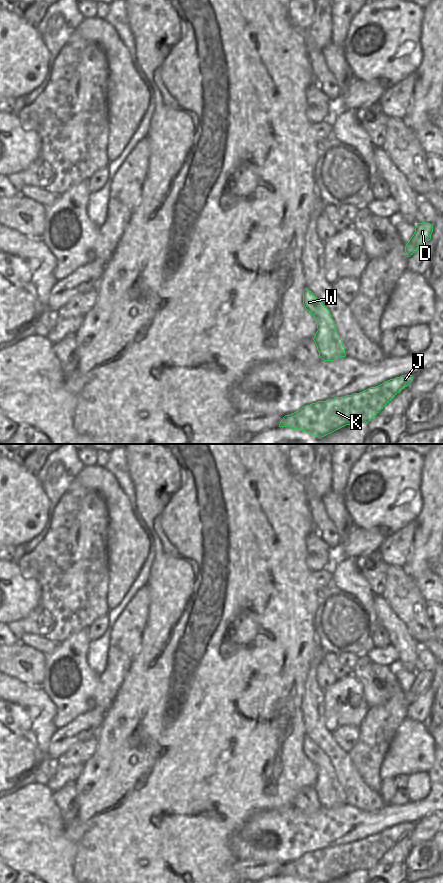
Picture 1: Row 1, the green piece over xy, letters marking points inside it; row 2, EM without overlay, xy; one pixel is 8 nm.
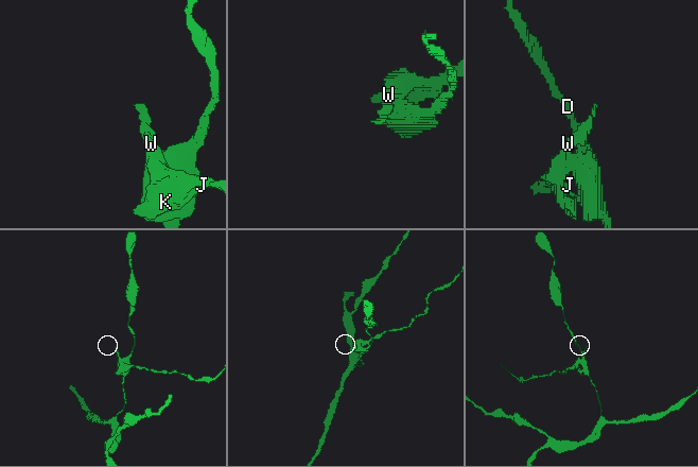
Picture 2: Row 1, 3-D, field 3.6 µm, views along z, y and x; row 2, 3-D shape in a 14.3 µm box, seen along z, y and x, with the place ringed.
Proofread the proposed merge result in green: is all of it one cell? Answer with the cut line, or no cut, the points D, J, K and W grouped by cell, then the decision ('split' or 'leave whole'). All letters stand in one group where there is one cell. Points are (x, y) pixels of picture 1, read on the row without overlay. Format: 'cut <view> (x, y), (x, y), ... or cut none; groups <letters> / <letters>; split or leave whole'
cut xy (318, 777), (322, 782), (331, 781), (339, 787); groups D W / J K; split

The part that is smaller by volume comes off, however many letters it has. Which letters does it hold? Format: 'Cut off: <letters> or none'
Cut off: J, K

